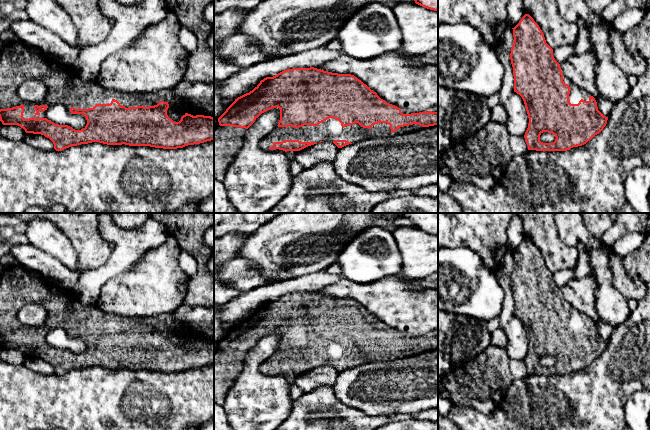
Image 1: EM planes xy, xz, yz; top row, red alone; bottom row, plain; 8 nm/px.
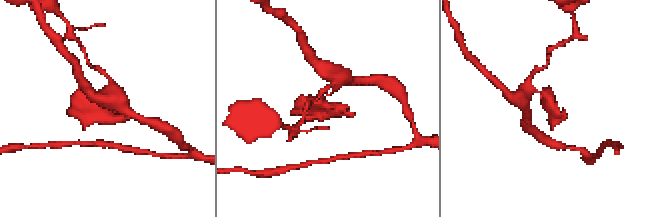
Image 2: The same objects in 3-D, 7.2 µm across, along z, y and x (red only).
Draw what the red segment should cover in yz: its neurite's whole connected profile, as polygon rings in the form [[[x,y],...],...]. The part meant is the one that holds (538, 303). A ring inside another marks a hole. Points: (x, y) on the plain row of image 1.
[[[525,238],[512,253],[514,264],[510,283],[514,299],[514,316],[522,321],[529,342],[528,352],[524,359],[528,374],[567,375],[586,368],[603,354],[608,341],[598,334],[595,322],[588,316],[581,314],[573,307],[564,307],[560,288],[553,280],[553,273],[546,267],[542,254],[529,238]],[[543,356],[552,357],[556,361],[555,365],[553,367],[541,366],[540,359]]]

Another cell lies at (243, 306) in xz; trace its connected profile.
[[[321,270],[298,278],[253,288],[227,302],[219,310],[220,321],[237,323],[252,315],[266,301],[273,301],[287,293],[321,290],[338,282],[341,278],[341,275],[328,274],[325,270]]]

